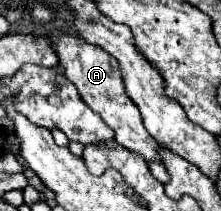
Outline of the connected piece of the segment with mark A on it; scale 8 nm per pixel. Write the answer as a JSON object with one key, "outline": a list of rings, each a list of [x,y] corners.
{"outline":[[[55,30],[49,38],[53,40],[53,46],[59,54],[59,64],[65,68],[65,76],[77,86],[85,104],[93,112],[97,112],[109,128],[115,130],[115,142],[127,150],[143,154],[153,176],[163,184],[169,182],[169,174],[167,174],[167,170],[157,154],[157,142],[147,134],[145,126],[141,126],[141,114],[139,114],[137,106],[133,106],[131,98],[125,94],[125,86],[123,86],[123,78],[121,78],[121,70],[117,66],[117,60],[113,60],[105,50],[101,50],[93,44],[87,46],[81,38],[67,36],[61,30]]]}

